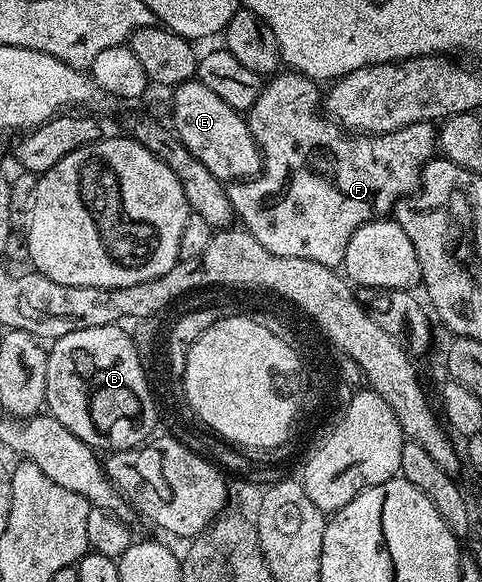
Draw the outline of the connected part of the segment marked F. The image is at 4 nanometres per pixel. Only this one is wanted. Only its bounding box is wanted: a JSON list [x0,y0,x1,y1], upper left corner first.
[228,69,438,269]

